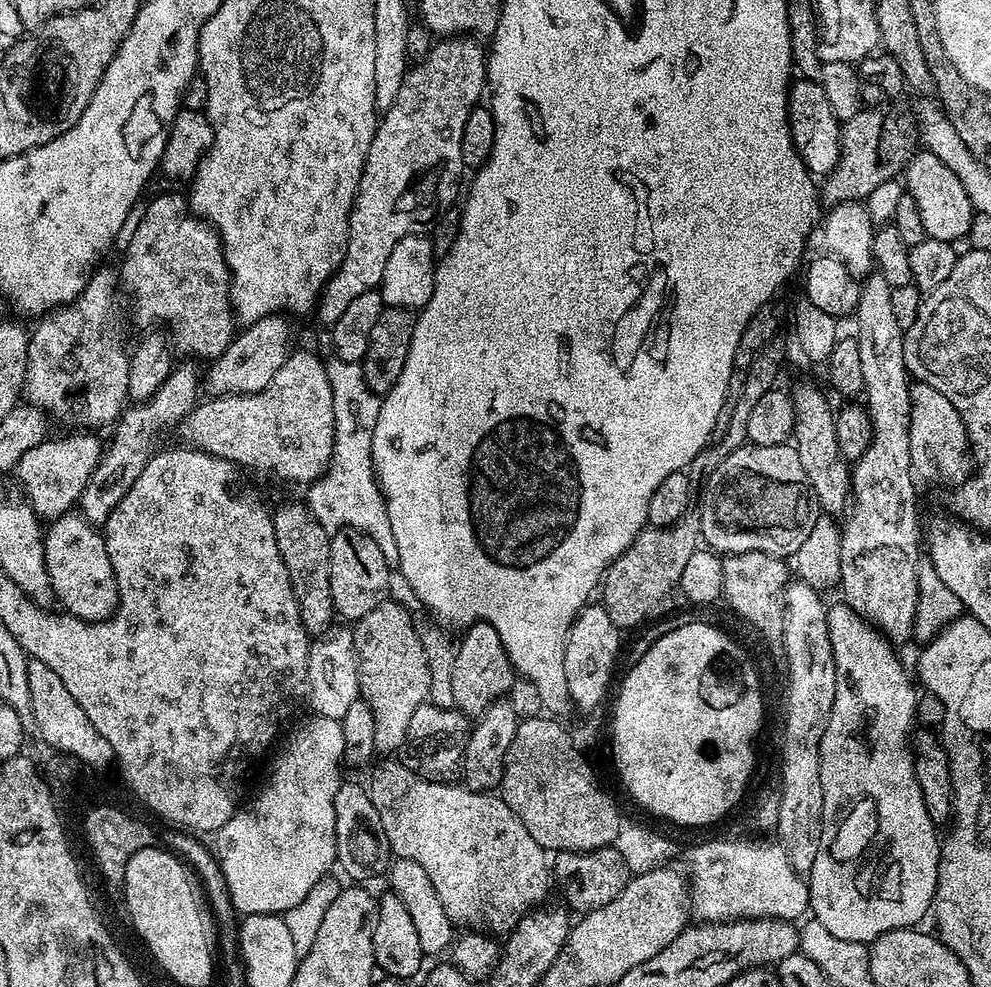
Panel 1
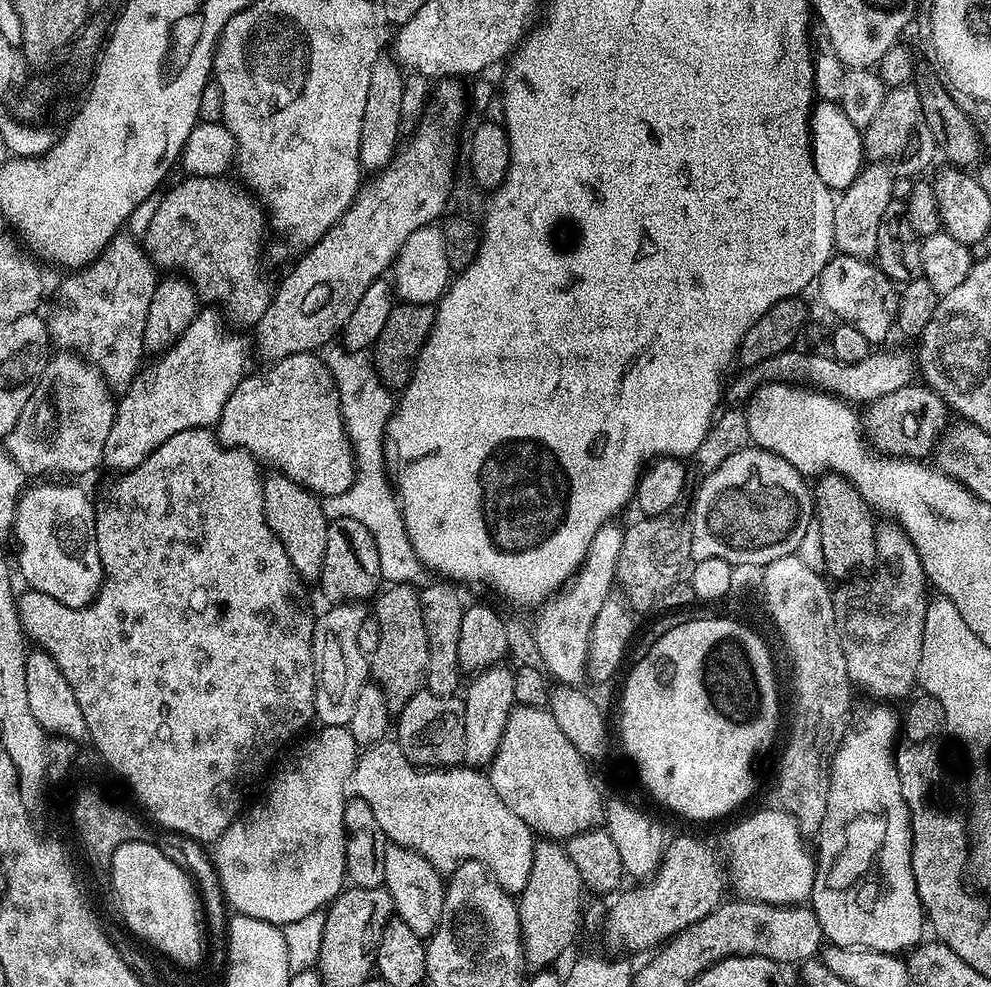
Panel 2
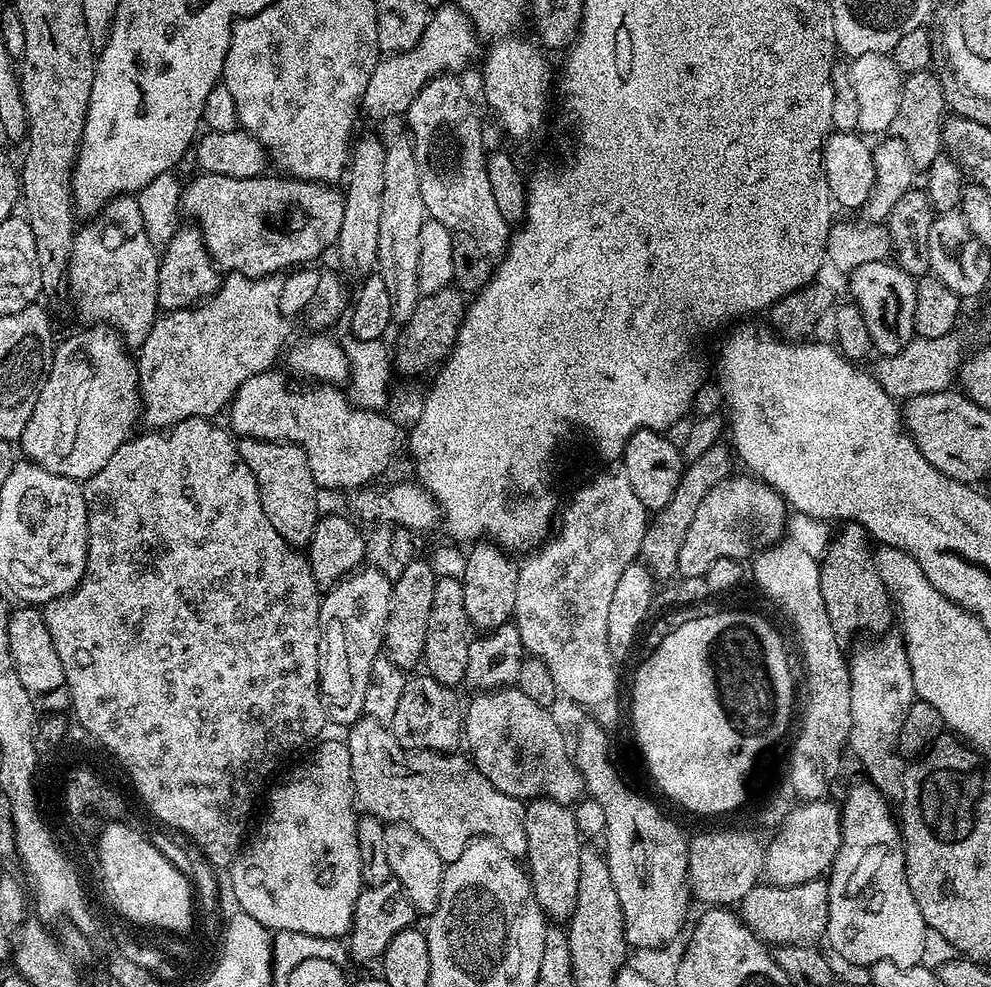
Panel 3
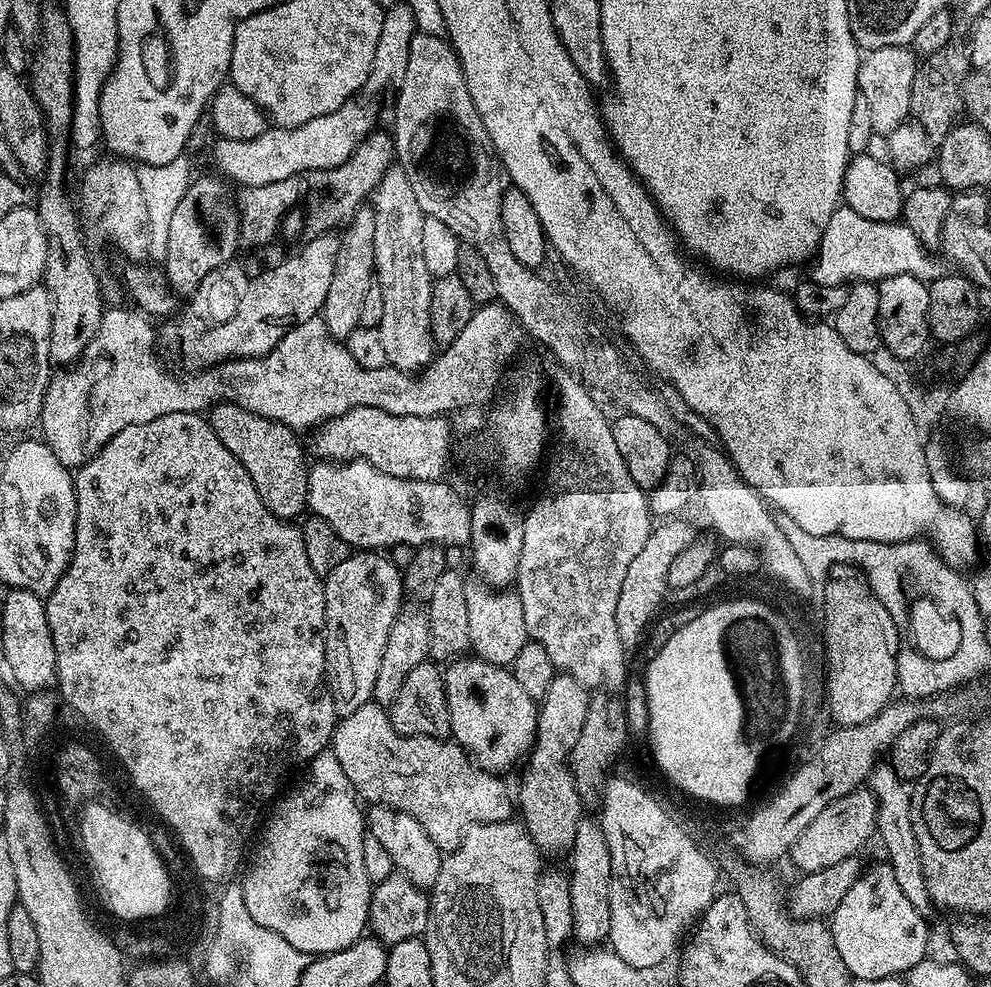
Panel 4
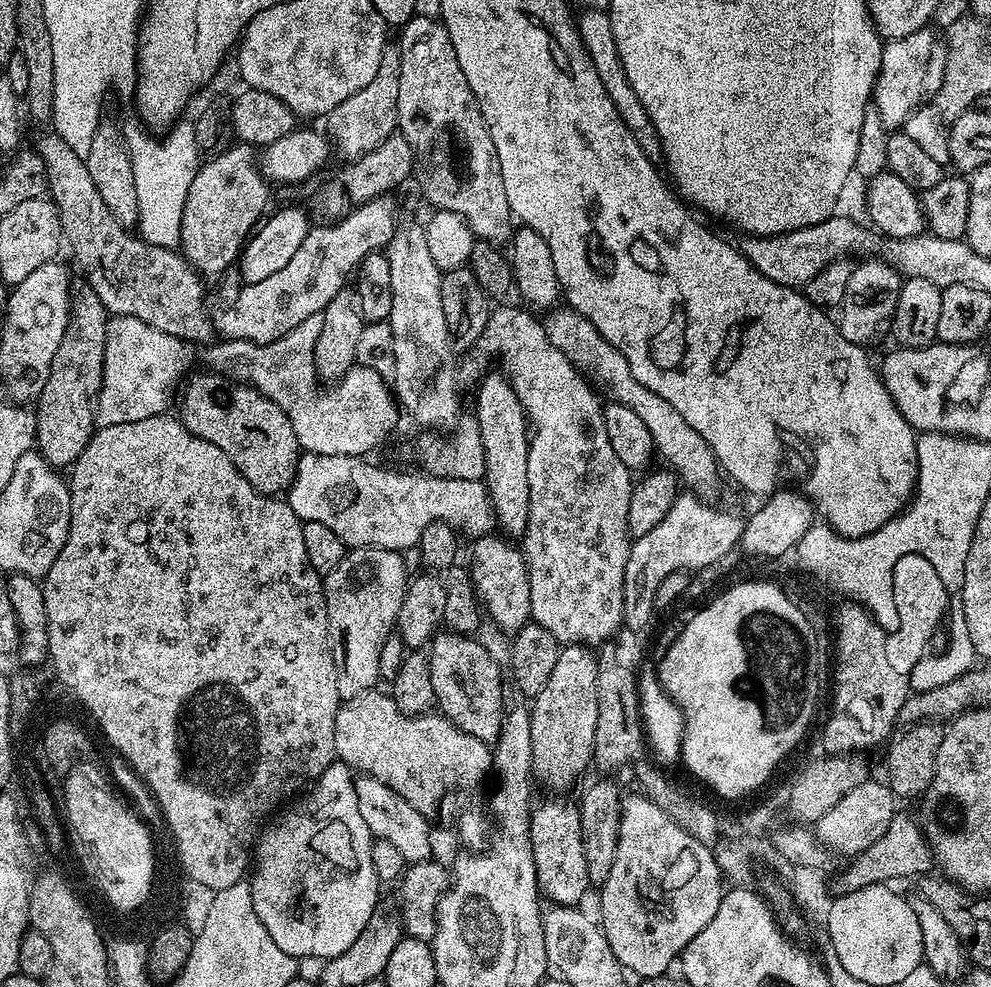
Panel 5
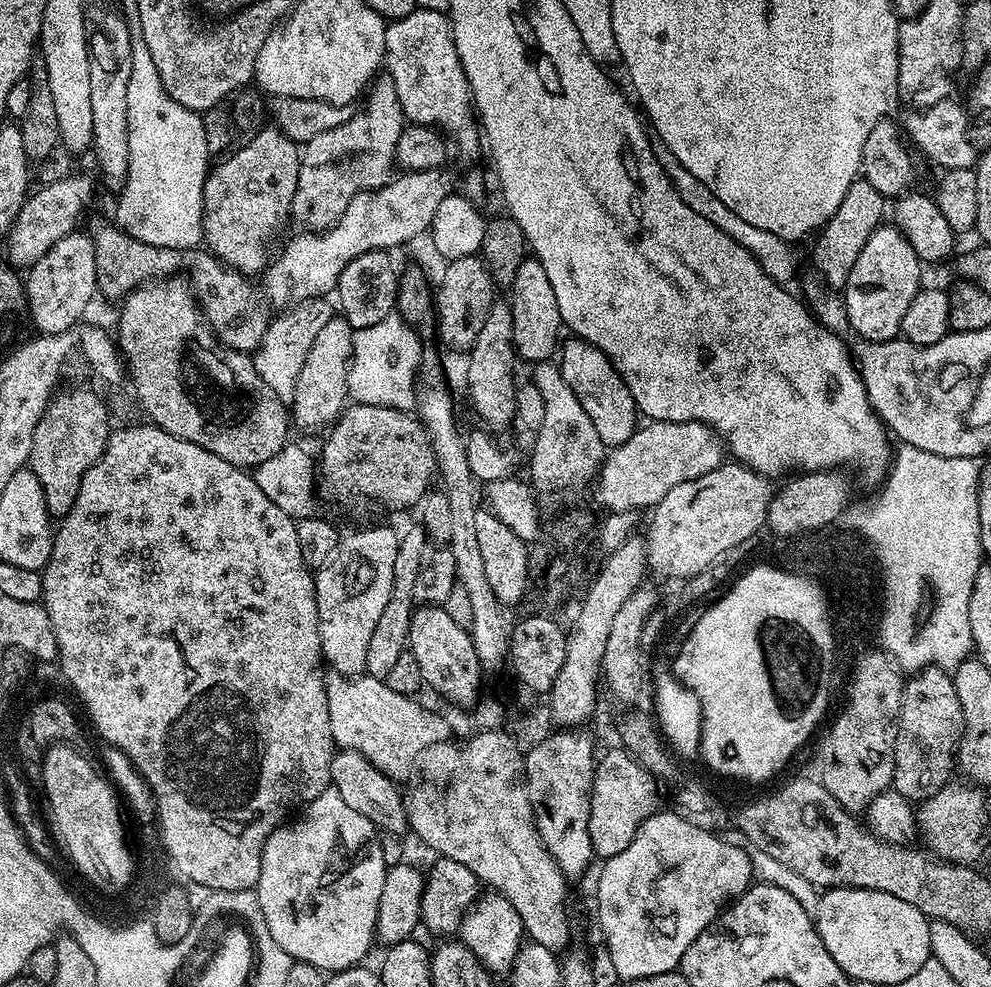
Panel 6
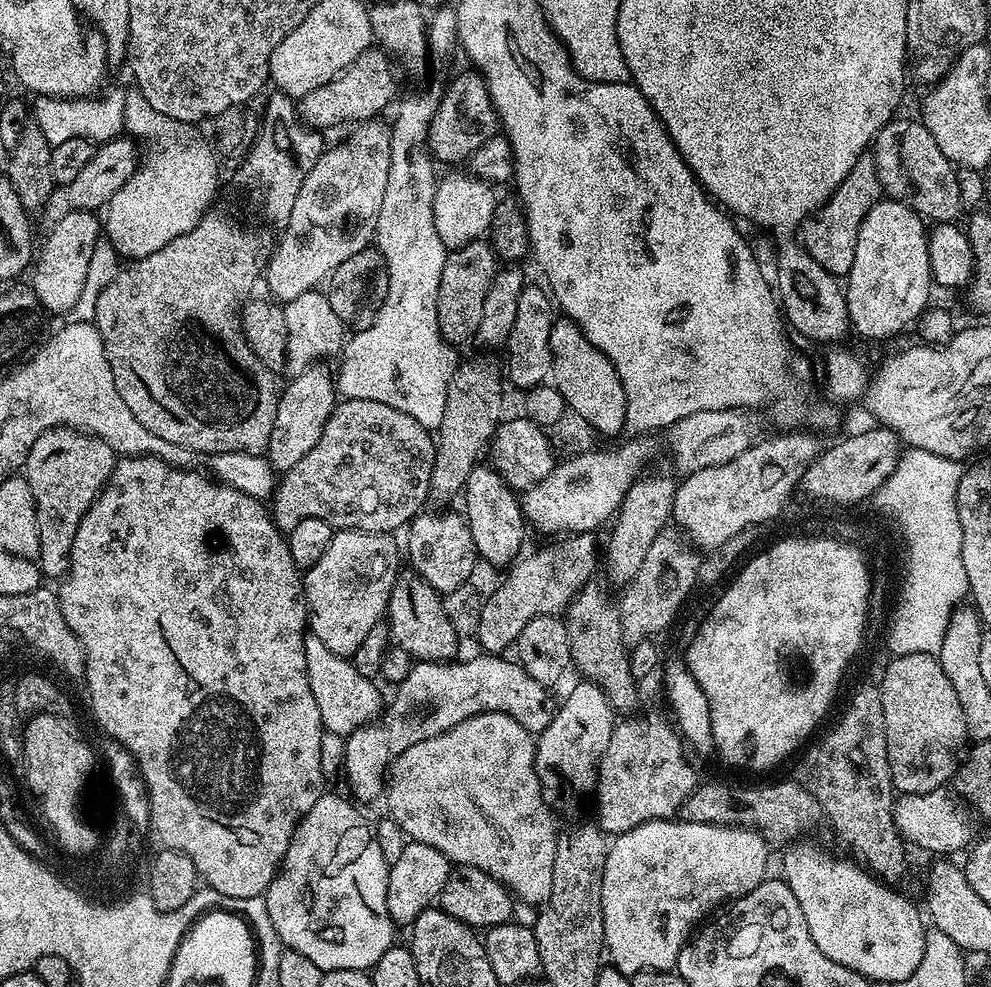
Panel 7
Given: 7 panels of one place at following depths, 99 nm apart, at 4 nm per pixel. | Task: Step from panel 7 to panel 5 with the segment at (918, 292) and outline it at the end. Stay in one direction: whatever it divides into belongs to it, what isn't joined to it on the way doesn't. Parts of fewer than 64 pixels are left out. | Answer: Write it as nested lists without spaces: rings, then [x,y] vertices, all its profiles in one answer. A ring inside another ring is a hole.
[[[868,258],[857,263],[846,285],[845,298],[838,308],[838,327],[850,342],[869,346],[875,340],[889,335],[895,308],[898,306],[902,277],[896,269],[891,268],[879,258]]]

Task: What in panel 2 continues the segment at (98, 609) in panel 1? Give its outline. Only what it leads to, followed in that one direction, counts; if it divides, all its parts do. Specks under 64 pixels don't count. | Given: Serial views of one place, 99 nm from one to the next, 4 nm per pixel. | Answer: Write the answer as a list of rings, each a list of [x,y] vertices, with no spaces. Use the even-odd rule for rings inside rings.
[[[40,484],[37,488],[25,487],[16,507],[14,540],[20,543],[16,560],[14,556],[14,564],[18,569],[19,579],[21,576],[31,591],[41,592],[42,595],[54,598],[71,608],[86,607],[100,593],[104,571],[96,541],[96,510],[94,500],[82,489],[75,488],[72,484]]]

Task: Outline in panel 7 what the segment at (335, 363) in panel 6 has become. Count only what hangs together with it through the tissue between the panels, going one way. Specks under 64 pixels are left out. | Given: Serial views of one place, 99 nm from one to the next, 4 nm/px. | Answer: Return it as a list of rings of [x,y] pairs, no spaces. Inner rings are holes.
[[[317,362],[309,364],[308,369],[302,374],[292,376],[289,384],[283,385],[276,402],[276,413],[274,414],[274,430],[270,434],[270,442],[266,449],[266,459],[269,464],[280,470],[287,470],[292,467],[294,462],[299,462],[305,454],[310,454],[314,450],[314,442],[322,436],[322,430],[330,418],[330,414],[335,410],[338,403],[338,389],[333,373],[324,369],[323,363]]]

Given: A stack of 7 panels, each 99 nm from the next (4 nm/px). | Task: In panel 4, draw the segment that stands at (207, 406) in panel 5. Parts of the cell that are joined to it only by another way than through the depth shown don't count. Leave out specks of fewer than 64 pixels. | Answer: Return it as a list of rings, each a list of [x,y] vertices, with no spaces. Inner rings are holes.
[[[213,403],[206,419],[214,434],[222,438],[222,446],[246,466],[246,474],[250,474],[262,502],[278,519],[292,522],[297,519],[295,516],[305,515],[310,464],[304,461],[304,448],[293,429],[277,420],[242,410],[237,404]]]

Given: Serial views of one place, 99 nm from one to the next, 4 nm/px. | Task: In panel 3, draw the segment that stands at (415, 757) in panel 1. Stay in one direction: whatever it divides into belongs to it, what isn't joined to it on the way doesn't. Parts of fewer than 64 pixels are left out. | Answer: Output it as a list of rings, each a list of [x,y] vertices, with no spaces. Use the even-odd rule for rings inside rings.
[[[419,674],[409,679],[406,690],[402,690],[402,698],[394,713],[390,725],[392,738],[400,743],[400,747],[410,752],[442,752],[452,754],[462,744],[464,730],[464,708],[462,700],[456,697],[456,688],[442,686],[430,675]]]

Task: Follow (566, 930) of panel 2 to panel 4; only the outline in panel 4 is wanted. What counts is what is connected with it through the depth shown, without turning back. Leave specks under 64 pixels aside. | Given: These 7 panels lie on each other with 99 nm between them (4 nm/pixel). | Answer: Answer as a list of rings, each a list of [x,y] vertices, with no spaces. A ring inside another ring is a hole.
[[[556,674],[544,699],[538,704],[536,742],[526,757],[528,769],[520,784],[518,816],[545,857],[567,853],[571,849],[574,834],[578,834],[578,822],[586,812],[572,781],[570,757],[572,747],[578,742],[578,734],[582,734],[582,724],[586,722],[589,699],[589,689],[574,677]]]

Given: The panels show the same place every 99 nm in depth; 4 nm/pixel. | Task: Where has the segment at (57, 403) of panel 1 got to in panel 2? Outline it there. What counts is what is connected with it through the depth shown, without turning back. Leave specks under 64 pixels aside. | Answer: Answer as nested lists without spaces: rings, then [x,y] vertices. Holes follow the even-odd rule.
[[[117,234],[85,268],[65,276],[56,288],[52,309],[46,312],[48,339],[57,349],[75,352],[94,365],[113,393],[122,394],[140,371],[140,359],[146,356],[146,314],[150,314],[158,269],[131,235]]]

